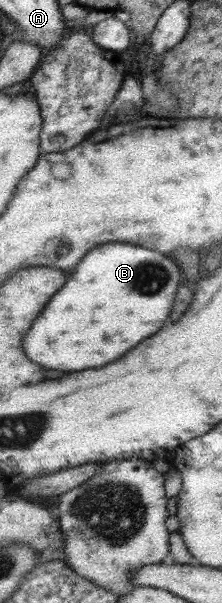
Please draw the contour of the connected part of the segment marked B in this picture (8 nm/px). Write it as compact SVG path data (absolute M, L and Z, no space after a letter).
M103 244L91 248L83 260L77 264L75 272L69 276L67 284L51 298L47 308L41 316L33 322L33 330L27 332L23 340L25 356L51 370L67 370L79 372L85 368L99 368L123 356L141 340L155 334L155 330L163 328L165 318L169 316L173 296L179 284L180 269L171 260L167 260L163 253L153 252L139 246L129 244Z

